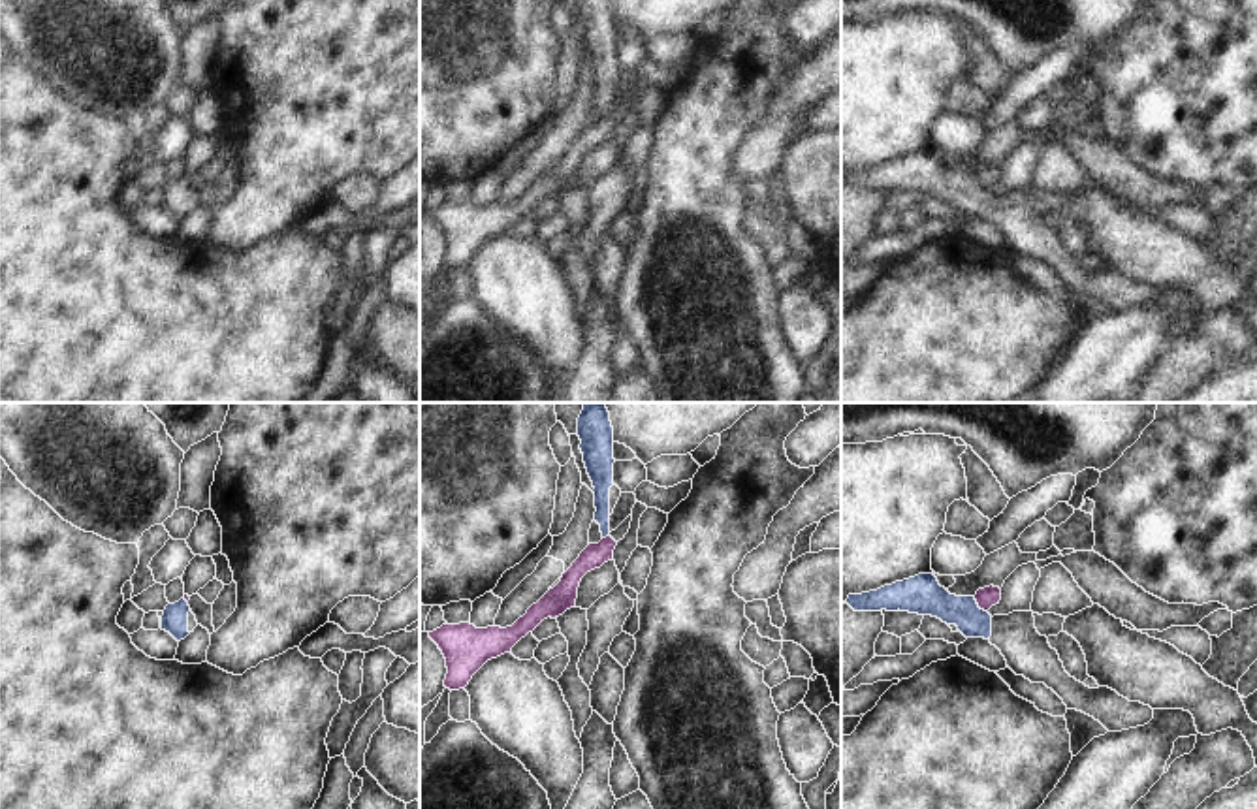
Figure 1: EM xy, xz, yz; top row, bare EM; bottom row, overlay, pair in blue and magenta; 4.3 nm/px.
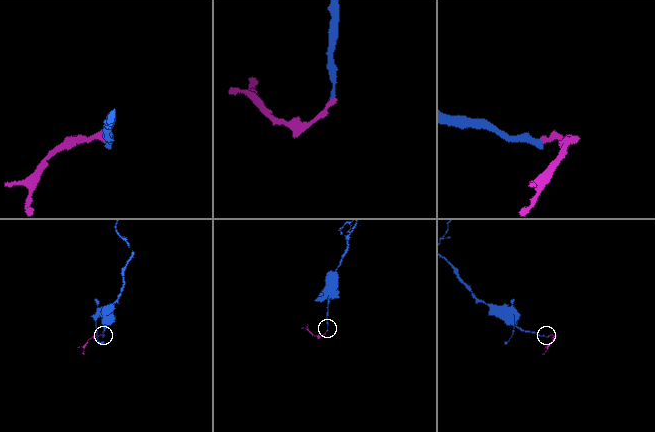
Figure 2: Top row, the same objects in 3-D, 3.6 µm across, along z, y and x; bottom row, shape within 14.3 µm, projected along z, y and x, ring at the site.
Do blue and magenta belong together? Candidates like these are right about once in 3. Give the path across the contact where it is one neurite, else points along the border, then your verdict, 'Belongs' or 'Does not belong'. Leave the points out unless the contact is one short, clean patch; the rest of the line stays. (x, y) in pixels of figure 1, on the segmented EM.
Boundary: yz (973, 597), (986, 612). Does not belong.

